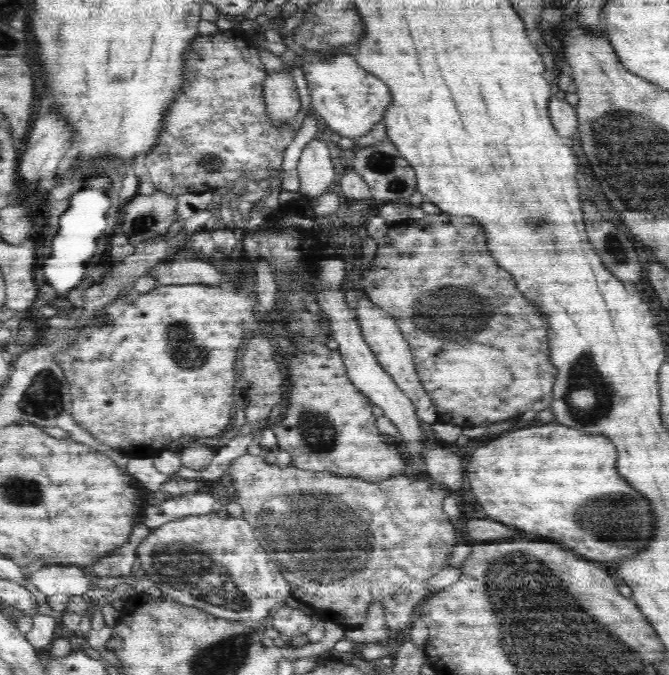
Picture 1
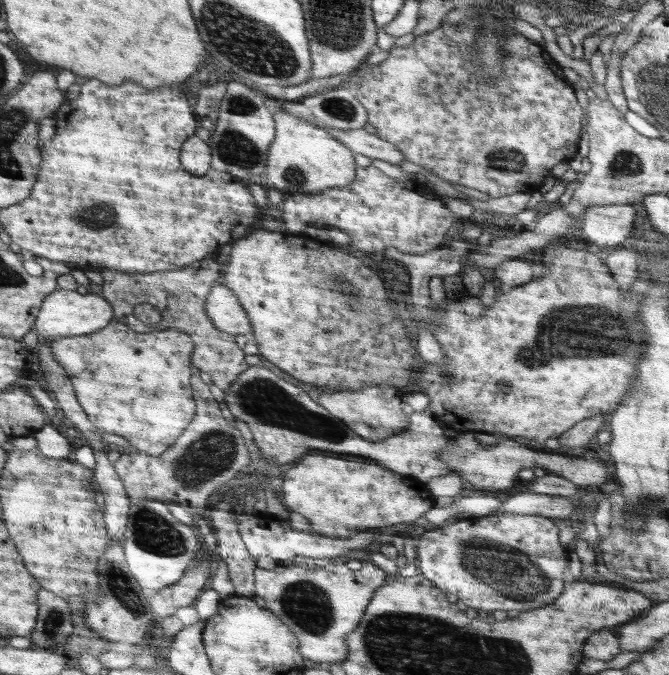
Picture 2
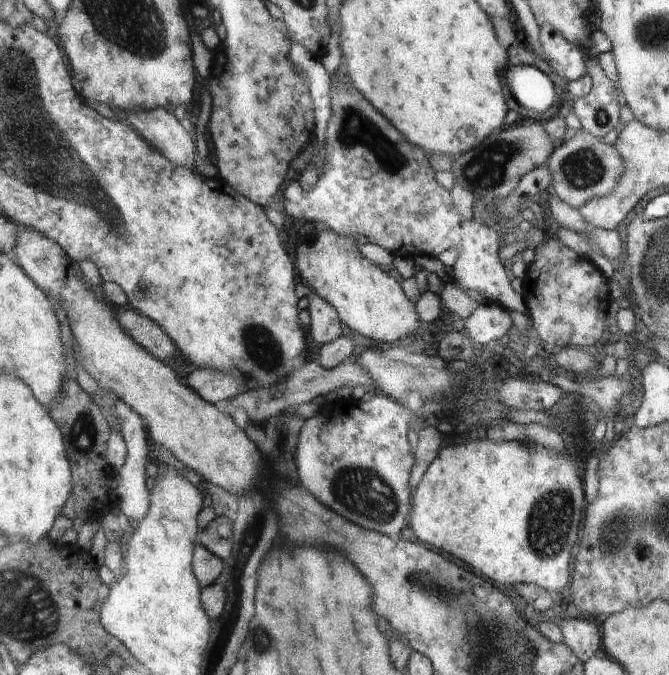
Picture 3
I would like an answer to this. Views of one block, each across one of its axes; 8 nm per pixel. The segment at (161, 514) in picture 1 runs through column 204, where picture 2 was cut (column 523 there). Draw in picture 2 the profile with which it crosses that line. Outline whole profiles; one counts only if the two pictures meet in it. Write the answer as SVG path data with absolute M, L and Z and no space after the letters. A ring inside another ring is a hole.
M520 492L505 500L493 514L528 514L546 518L569 518L575 506L568 497L558 495L541 495L535 492Z

